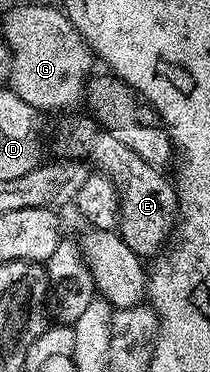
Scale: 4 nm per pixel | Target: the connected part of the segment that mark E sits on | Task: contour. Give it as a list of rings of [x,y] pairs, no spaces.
[[[91,117],[84,118],[73,119],[66,125],[65,132],[57,139],[60,154],[67,159],[82,160],[112,179],[121,202],[119,234],[136,255],[156,257],[162,254],[178,220],[176,186],[170,180],[168,183],[158,168],[147,165],[147,161],[143,161],[139,153],[131,153],[127,145],[122,145],[117,138],[111,137],[111,133],[103,130]]]

